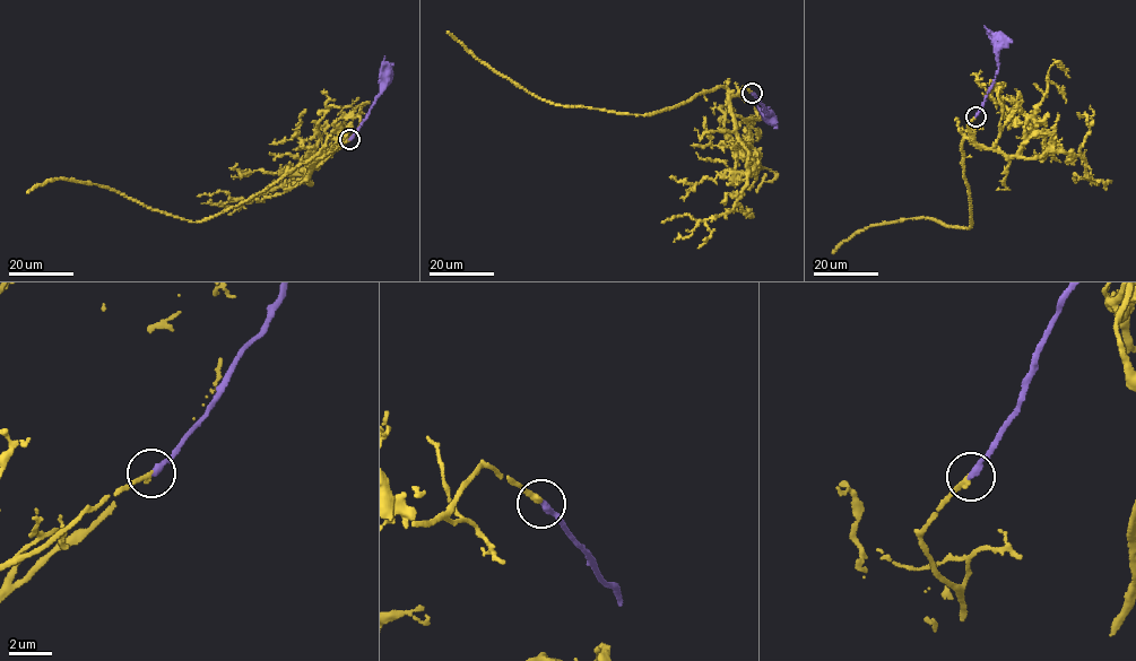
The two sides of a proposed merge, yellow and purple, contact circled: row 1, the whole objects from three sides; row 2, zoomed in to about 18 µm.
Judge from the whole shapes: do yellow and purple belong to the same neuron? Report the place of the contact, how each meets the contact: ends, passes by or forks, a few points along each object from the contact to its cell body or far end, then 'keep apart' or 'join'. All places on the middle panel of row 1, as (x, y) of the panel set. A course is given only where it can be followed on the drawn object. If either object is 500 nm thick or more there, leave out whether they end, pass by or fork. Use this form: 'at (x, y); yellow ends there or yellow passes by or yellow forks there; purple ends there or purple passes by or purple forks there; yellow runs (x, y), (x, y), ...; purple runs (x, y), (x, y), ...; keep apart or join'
at (752, 93); yellow ends there; purple ends there; yellow runs (752, 93), (743, 87), (731, 96), (719, 86), (651, 114), (557, 105), (536, 97), (479, 61), (448, 32); purple runs (752, 93), (769, 114), (764, 116), (769, 116); join

